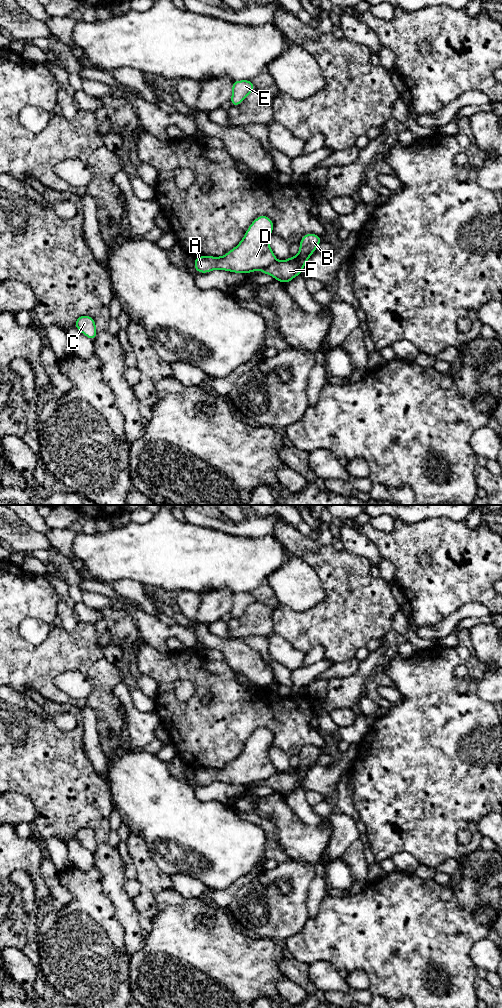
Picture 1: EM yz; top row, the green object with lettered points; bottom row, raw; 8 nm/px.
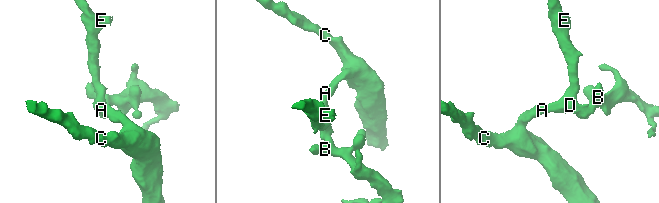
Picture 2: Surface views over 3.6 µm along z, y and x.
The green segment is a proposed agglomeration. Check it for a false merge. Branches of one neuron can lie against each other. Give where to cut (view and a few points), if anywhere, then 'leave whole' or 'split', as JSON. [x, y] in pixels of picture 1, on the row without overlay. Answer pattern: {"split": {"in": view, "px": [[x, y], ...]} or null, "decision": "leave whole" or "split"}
{"split": {"in": "yz", "px": [[277, 772], [262, 782]]}, "decision": "split"}

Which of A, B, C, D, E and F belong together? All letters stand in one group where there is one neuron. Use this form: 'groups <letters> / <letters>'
groups A C D E / B F

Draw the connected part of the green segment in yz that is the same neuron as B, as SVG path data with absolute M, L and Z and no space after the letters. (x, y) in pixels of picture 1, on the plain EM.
M306 745L299 754L299 765L284 773L275 773L262 782L263 786L272 788L275 792L284 796L289 795L296 788L302 786L305 776L317 761L322 749L314 745Z

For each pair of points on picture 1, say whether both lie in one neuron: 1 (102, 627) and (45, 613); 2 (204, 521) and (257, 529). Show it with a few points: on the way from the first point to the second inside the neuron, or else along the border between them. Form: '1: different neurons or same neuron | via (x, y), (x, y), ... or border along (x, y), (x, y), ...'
1: different neurons | border along (93, 624), (96, 630), (96, 644), (100, 648)
2: same neuron | via (217, 524), (231, 528), (244, 528)

